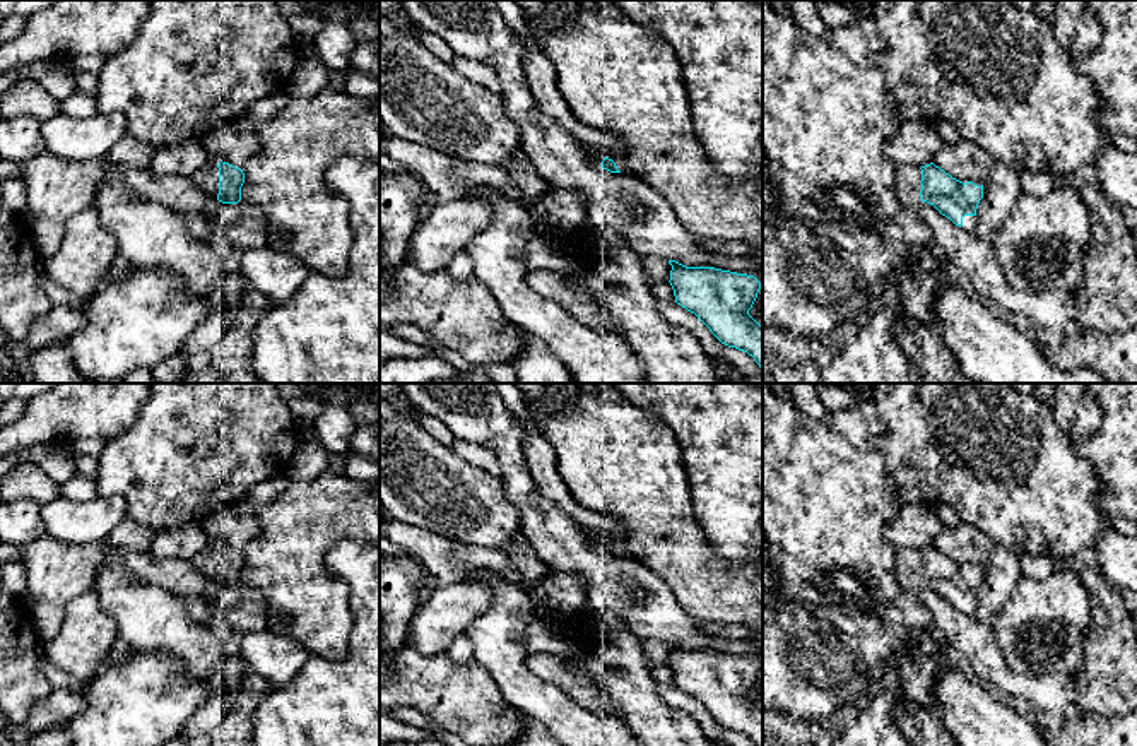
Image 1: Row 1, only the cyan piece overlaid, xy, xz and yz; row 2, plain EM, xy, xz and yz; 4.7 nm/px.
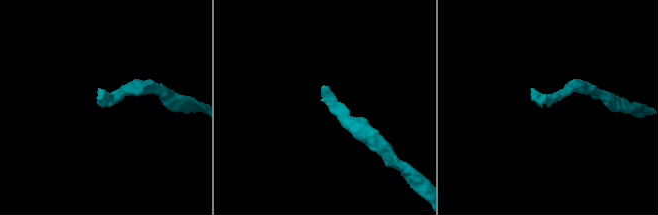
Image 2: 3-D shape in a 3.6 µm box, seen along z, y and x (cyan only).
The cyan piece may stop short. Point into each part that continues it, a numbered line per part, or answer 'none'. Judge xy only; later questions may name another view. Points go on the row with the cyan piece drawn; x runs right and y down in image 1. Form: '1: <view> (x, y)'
1: xy (206, 180)

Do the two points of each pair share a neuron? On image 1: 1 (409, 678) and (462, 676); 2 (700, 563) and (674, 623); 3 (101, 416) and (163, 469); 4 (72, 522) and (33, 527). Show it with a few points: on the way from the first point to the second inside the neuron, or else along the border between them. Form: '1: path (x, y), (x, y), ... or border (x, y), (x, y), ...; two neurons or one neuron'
1: path (423, 678), (448, 678); one neuron
2: border (657, 574), (674, 599), (700, 625); two neurons
3: border (146, 401), (137, 418), (106, 440); two neurons
4: border (40, 505), (47, 532); two neurons

